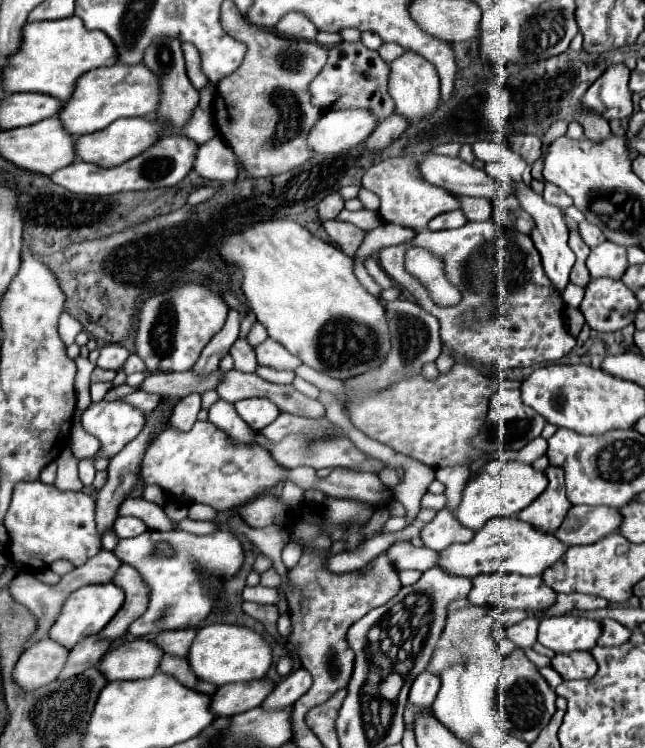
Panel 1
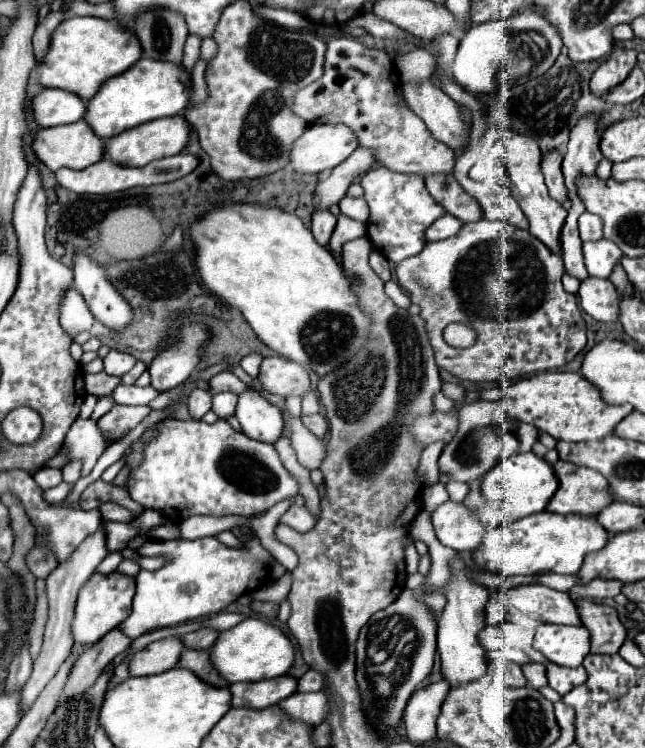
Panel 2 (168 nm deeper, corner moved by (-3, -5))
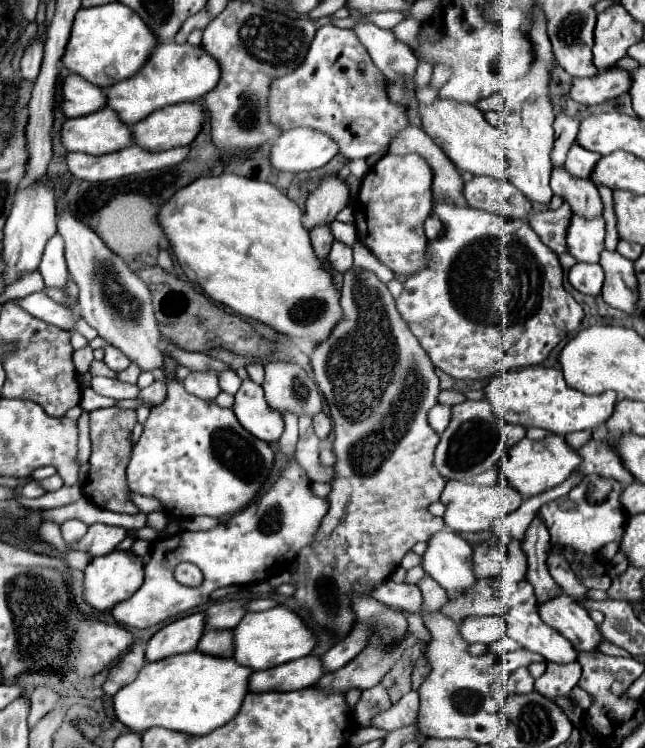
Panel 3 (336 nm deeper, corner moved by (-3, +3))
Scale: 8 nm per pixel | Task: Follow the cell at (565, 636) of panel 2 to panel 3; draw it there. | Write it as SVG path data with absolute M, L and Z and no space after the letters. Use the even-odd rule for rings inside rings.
M521 582L521 586L517 608L513 606L513 610L505 614L509 620L507 634L517 640L521 648L543 654L549 662L575 662L579 654L573 650L573 646L569 646L569 640L551 626L545 626L545 622L539 618L535 606L537 598L529 582Z

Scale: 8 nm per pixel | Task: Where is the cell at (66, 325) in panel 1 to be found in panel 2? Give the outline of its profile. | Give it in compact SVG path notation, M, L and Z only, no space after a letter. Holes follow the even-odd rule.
M67 288L61 298L59 324L71 336L81 330L91 330L91 326L93 326L93 316L89 314L85 300L81 298L81 294L77 294L75 288Z

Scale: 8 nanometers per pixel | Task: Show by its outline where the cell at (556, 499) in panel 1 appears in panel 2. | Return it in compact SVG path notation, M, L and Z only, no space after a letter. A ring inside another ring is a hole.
M563 460L555 464L555 470L557 478L561 478L561 490L557 490L557 494L551 498L547 510L557 514L597 514L609 506L609 502L613 502L609 496L609 482L597 470Z

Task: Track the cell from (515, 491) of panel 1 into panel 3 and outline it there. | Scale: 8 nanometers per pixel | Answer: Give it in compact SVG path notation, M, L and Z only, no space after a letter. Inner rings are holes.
M549 434L543 440L531 440L525 436L507 452L507 456L503 456L501 474L509 482L509 486L513 486L513 490L517 490L523 496L523 500L527 500L563 484L579 466L579 462L579 454L573 448L569 448L565 440L557 434Z

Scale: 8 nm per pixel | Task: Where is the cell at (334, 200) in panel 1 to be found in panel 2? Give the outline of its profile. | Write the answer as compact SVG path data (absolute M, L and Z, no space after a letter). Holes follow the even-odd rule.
M321 212L321 214L313 214L313 224L311 224L311 234L313 238L321 244L327 246L329 238L333 234L337 218L331 212Z

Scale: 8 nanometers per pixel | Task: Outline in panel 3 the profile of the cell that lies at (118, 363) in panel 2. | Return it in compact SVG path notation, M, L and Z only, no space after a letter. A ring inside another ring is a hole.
M109 344L105 346L103 362L115 372L121 372L121 370L125 370L129 366L129 358L125 358L125 354L121 354L121 350L117 350L115 346L109 346Z

